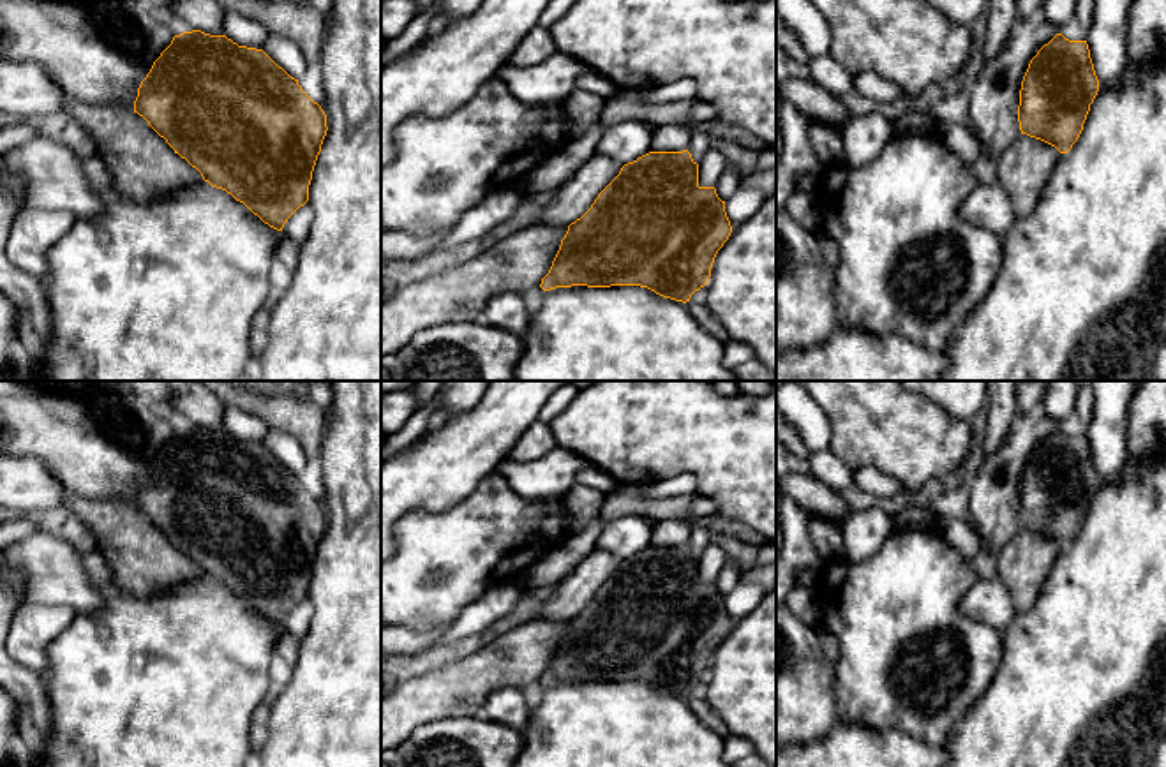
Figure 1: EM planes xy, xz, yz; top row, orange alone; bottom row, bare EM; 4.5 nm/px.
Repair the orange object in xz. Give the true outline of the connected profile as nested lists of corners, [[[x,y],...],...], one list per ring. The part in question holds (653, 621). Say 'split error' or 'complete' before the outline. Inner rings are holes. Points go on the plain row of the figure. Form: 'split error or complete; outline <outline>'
split error; outline [[[688,545],[649,547],[621,562],[619,570],[598,589],[591,603],[570,621],[533,619],[499,635],[476,652],[445,665],[439,670],[415,675],[381,698],[381,753],[397,749],[415,728],[443,718],[478,716],[487,696],[501,688],[526,688],[533,682],[640,681],[663,693],[690,696],[704,682],[718,645],[732,628],[725,596],[714,582],[699,580],[699,559]]]

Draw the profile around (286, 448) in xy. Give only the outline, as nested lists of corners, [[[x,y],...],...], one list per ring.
[[[270,428],[263,446],[295,474],[300,474],[309,462],[300,441],[288,432]]]

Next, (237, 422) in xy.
[[[224,406],[222,430],[238,441],[263,444],[270,427],[261,418],[236,406]]]

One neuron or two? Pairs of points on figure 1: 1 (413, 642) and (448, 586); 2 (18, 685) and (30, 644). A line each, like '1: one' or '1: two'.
1: two
2: two

